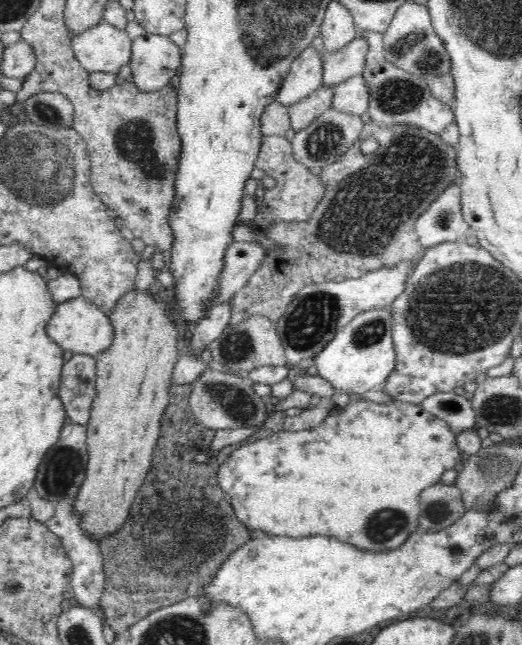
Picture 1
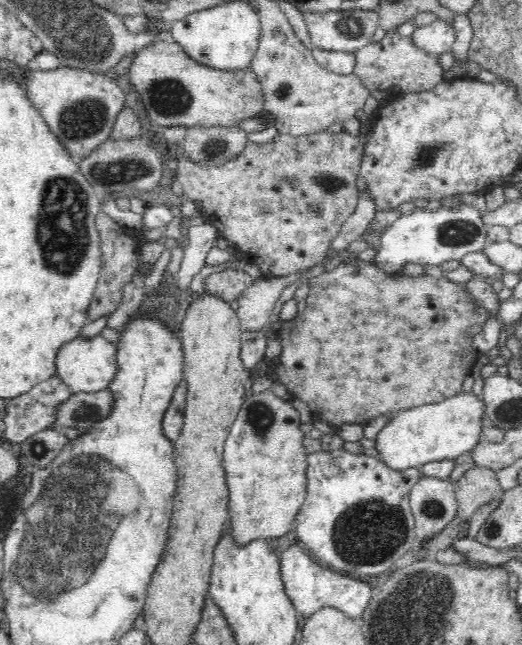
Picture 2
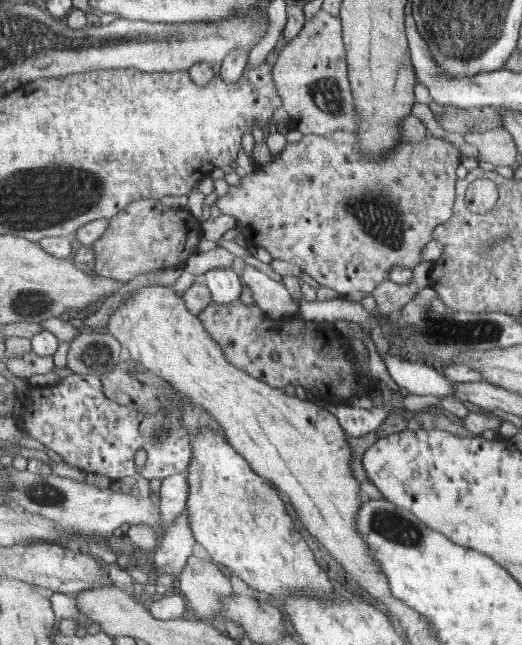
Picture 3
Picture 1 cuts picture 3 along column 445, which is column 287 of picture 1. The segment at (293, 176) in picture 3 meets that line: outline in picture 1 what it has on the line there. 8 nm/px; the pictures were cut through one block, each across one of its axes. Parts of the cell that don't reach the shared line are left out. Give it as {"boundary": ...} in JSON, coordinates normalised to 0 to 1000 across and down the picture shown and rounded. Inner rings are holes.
{"boundary":[[[544,208],[504,211],[489,260],[525,276],[529,288],[521,295],[498,291],[506,304],[502,319],[479,350],[487,361],[511,363],[525,346],[577,346],[590,341],[628,295],[617,273],[603,273],[586,256],[565,247],[557,220]]]}

